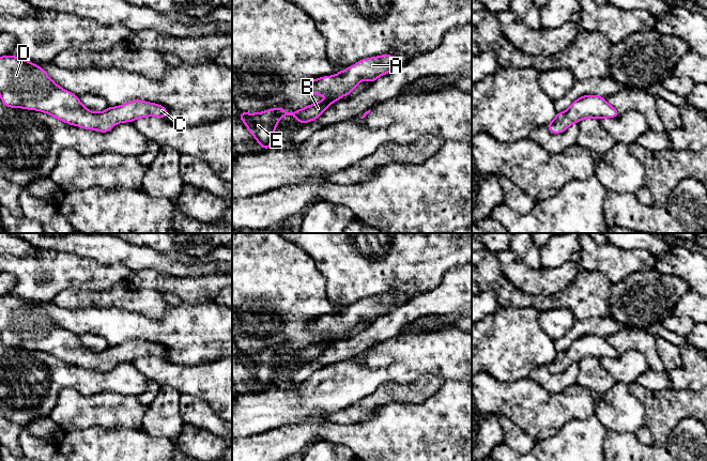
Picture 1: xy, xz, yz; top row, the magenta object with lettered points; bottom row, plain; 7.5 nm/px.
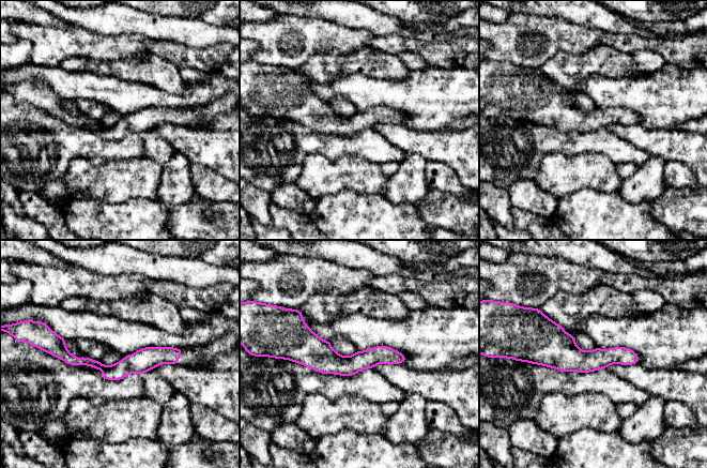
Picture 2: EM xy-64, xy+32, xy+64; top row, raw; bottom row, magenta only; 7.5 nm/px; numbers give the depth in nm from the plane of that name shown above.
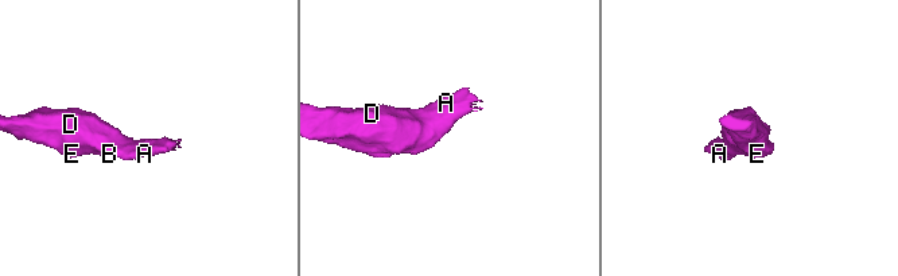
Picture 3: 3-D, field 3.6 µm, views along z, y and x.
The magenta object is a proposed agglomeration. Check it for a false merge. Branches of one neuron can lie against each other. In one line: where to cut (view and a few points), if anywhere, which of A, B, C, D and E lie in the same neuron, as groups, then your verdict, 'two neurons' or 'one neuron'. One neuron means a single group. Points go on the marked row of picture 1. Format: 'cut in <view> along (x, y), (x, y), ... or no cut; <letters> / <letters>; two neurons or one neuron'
no cut; A B C D E; one neuron

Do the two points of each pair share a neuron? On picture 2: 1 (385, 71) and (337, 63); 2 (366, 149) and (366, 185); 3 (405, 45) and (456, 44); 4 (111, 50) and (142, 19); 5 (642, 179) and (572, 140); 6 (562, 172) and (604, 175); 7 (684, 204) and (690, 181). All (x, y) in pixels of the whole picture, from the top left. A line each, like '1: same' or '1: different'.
1: same
2: different
3: same
4: different
5: different
6: same
7: different

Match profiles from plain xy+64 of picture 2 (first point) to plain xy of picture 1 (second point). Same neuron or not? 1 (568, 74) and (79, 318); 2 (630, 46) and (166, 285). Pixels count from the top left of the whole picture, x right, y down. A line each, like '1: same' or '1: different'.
1: different
2: same

